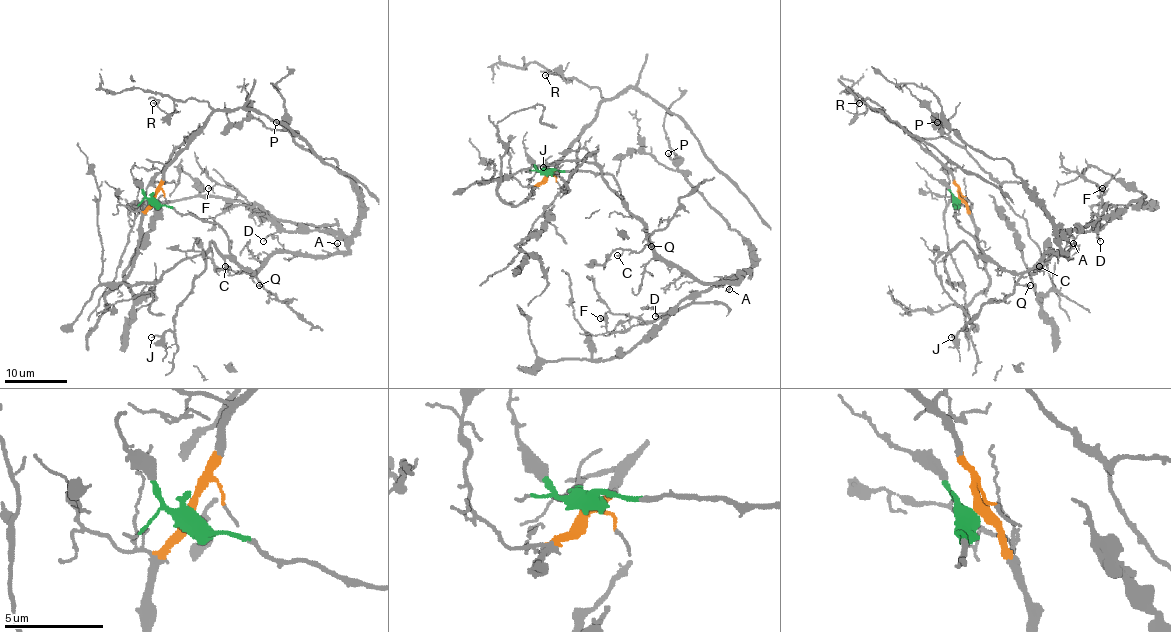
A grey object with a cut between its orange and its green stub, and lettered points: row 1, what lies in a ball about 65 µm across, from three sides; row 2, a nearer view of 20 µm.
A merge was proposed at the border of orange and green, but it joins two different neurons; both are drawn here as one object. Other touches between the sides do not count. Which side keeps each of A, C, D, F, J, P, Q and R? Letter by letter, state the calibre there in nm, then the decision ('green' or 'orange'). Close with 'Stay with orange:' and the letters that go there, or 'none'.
A: 80 nm thick; green
C: 130 nm thick; green
D: 120 nm thick; green
F: 100 nm thick; green
J: 130 nm thick; green
P: 170 nm thick; green
Q: 150 nm thick; green
R: 80 nm thick; orange
Stay with orange: R

